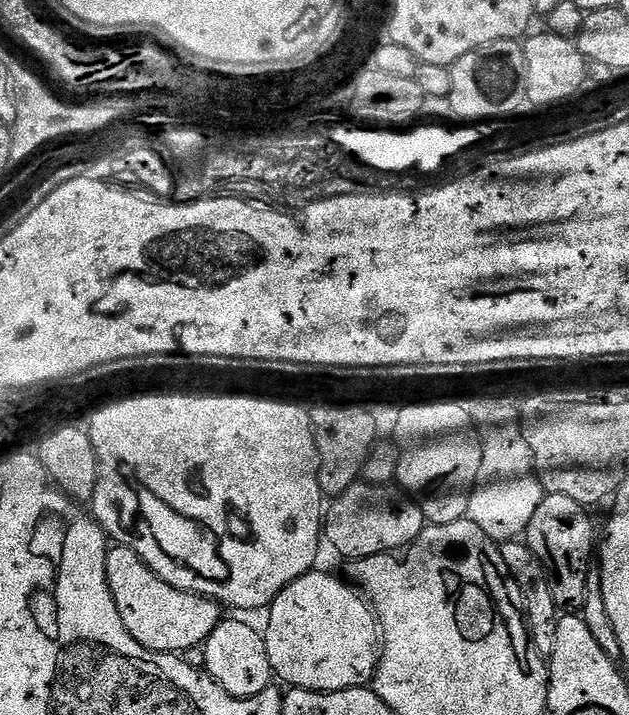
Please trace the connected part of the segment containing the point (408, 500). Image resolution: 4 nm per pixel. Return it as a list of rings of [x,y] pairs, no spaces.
[[[386,484],[353,486],[326,508],[326,540],[344,552],[345,561],[365,560],[377,552],[399,553],[424,533],[426,521],[411,496]]]

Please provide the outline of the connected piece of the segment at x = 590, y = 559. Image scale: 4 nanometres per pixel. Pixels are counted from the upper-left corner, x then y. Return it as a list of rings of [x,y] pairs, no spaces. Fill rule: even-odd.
[[[548,494],[538,510],[534,510],[534,518],[530,518],[526,543],[547,570],[550,590],[560,610],[580,610],[584,605],[587,574],[594,567],[594,545],[598,540],[598,536],[592,533],[592,520],[588,512],[589,509],[574,502],[574,498]]]

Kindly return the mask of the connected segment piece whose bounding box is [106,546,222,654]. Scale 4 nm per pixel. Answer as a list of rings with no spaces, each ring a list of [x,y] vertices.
[[[109,547],[106,578],[126,630],[130,630],[134,640],[146,650],[182,654],[191,648],[201,647],[220,625],[221,605],[209,596],[195,596],[162,582],[162,578],[147,568],[134,550]]]

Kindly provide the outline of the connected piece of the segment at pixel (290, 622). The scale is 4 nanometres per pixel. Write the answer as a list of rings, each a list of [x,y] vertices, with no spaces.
[[[320,571],[290,582],[267,609],[268,625],[262,628],[262,635],[275,679],[311,692],[341,692],[371,685],[382,647],[376,613],[351,583],[343,584],[338,577]]]

